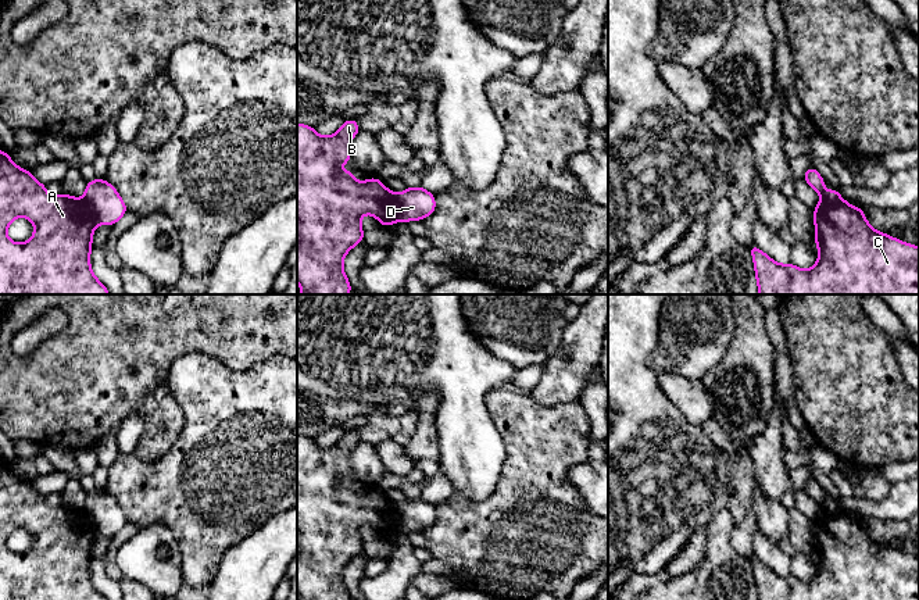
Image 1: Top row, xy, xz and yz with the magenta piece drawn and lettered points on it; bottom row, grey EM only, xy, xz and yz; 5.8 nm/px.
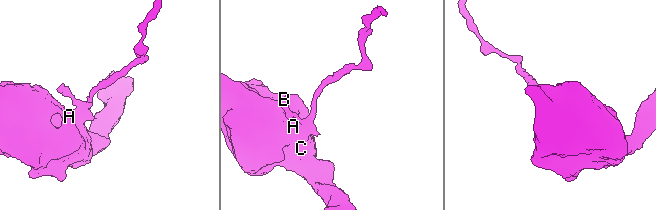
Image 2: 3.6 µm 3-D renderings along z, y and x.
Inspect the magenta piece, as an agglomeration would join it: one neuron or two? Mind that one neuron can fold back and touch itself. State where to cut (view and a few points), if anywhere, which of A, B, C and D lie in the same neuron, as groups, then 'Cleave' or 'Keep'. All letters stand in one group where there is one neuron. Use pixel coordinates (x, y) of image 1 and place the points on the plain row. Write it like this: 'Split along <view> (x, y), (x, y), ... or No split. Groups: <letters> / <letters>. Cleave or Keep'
Split along xz (396, 506), (396, 524), (401, 531). Groups: A B C / D. Cleave

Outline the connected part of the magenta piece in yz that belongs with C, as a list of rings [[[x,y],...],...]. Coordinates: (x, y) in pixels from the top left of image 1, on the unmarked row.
[[[843,510],[819,512],[813,533],[819,568],[809,581],[779,575],[755,556],[748,558],[758,600],[919,600],[919,558],[873,540],[863,521]]]

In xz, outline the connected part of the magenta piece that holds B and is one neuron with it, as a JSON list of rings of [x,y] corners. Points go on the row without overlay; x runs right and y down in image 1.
[[[346,431],[330,447],[319,447],[314,438],[297,435],[297,593],[300,600],[353,600],[343,581],[343,569],[364,551],[361,528],[371,525],[386,539],[401,532],[397,525],[397,506],[378,489],[360,494],[351,482],[339,481],[342,474],[350,475],[348,457],[360,442],[355,431]]]

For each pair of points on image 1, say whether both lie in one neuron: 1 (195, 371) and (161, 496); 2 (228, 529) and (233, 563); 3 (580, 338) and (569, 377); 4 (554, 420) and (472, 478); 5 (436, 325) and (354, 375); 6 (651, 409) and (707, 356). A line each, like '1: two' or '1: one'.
1: one
2: two
3: one
4: two
5: one
6: two

